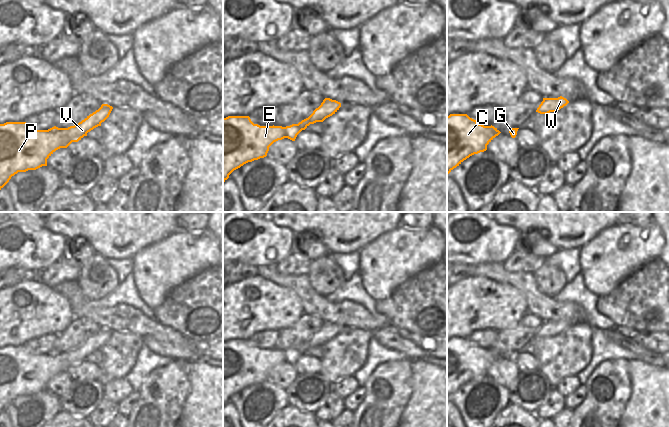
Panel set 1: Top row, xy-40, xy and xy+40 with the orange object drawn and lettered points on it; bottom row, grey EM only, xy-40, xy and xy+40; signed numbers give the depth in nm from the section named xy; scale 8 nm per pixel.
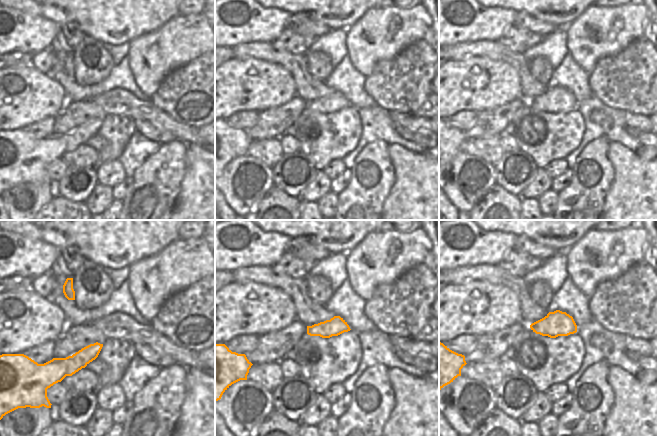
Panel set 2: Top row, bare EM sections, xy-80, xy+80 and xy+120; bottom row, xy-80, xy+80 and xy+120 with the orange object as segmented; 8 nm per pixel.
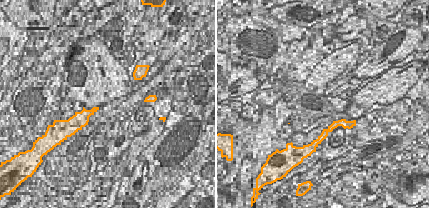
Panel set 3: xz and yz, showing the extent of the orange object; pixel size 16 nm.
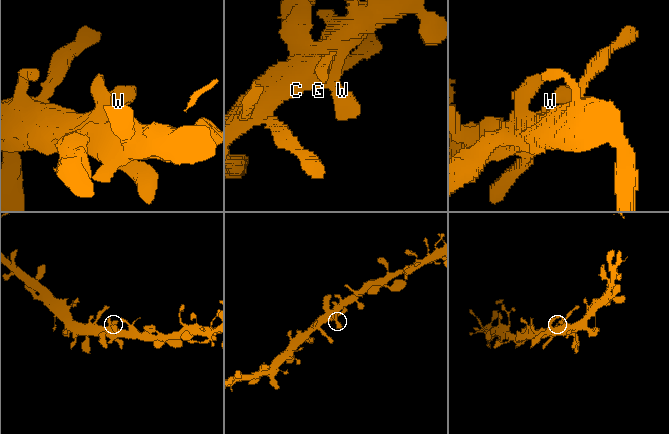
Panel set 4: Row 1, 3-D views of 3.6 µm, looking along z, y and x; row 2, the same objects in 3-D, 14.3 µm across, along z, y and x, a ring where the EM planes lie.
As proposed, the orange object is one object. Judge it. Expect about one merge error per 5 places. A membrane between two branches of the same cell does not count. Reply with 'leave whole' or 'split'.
leave whole

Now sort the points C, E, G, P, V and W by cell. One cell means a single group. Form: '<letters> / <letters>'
C E G P V W

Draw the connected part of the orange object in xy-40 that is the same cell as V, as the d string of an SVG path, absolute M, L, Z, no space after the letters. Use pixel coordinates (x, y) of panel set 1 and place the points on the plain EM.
M101 331L84 344L68 352L56 350L36 354L26 346L0 348L0 414L18 396L47 390L47 383L58 373L78 366L94 352L101 350L113 331Z

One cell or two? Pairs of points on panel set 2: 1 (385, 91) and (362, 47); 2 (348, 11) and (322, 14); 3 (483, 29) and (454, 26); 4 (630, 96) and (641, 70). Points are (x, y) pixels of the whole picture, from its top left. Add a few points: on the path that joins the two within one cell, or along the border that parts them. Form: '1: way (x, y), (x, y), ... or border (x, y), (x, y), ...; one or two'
1: border (394, 56), (389, 59), (381, 59), (365, 78); two
2: way (342, 11), (328, 11); one
3: way (476, 26), (461, 26); one
4: way (630, 90), (630, 81), (635, 76); one

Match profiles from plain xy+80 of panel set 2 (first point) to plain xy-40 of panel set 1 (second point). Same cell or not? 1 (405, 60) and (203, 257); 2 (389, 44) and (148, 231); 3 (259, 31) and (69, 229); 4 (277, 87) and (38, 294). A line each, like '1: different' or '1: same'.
1: different
2: different
3: different
4: same

